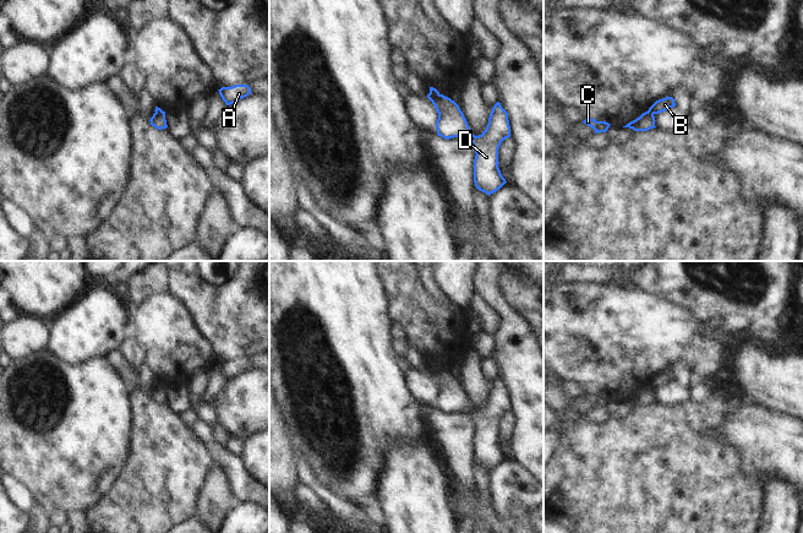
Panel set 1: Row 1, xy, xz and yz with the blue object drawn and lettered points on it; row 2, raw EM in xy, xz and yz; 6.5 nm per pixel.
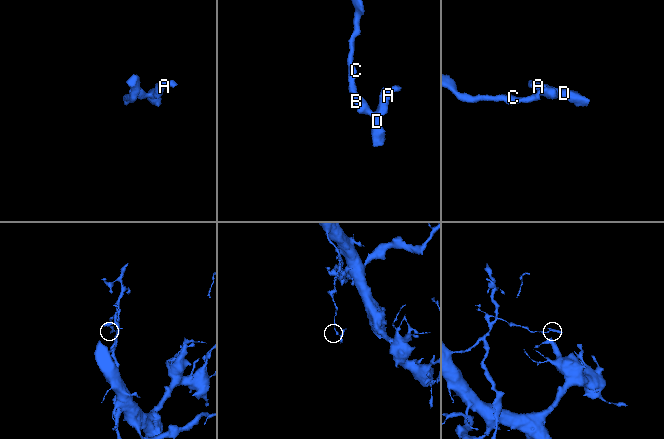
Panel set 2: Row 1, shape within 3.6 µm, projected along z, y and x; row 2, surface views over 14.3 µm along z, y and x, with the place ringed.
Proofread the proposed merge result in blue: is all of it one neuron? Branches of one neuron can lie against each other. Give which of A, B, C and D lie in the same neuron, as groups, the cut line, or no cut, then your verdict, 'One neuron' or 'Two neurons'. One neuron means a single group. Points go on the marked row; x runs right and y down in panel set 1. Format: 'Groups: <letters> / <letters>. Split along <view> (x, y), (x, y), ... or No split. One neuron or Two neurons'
Groups: A B D / C. Split along yz (648, 110), (653, 114). Two neurons.

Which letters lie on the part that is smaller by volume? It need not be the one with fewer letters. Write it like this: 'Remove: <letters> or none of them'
Remove: A, B, D

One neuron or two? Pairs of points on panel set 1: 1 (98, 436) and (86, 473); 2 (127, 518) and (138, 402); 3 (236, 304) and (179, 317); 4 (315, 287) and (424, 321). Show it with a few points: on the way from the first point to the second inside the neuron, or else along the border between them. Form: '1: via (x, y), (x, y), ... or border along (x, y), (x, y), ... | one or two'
1: via (89, 445), (86, 449), (86, 464) | one
2: via (145, 489), (145, 431) | one
3: border along (170, 294), (185, 306), (195, 327), (206, 340) | two
4: border along (381, 282), (387, 298), (387, 314), (391, 324) | two

